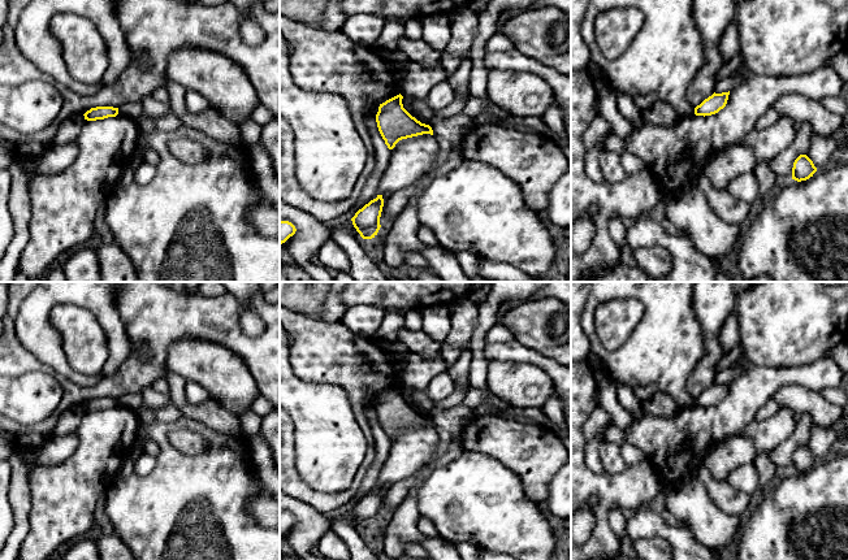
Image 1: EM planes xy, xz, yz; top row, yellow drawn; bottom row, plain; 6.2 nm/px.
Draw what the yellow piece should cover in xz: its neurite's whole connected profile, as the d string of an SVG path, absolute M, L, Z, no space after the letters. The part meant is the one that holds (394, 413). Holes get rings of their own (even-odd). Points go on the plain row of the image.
M399 385L386 391L380 395L376 405L378 422L389 440L393 440L402 430L423 425L433 426L429 416L421 414L403 399L402 390Z

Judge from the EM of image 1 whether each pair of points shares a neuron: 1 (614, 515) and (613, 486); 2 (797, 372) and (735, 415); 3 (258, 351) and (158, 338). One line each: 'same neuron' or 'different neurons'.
1: different neurons
2: same neuron
3: same neuron

